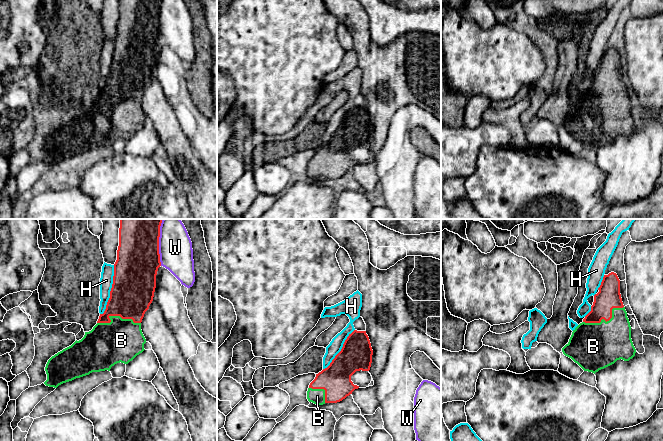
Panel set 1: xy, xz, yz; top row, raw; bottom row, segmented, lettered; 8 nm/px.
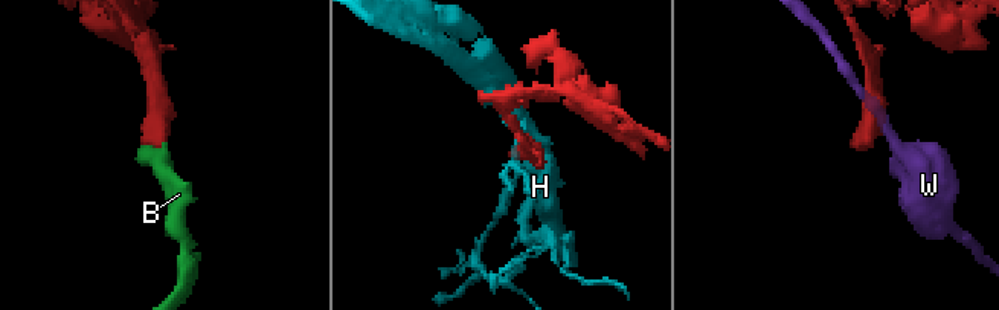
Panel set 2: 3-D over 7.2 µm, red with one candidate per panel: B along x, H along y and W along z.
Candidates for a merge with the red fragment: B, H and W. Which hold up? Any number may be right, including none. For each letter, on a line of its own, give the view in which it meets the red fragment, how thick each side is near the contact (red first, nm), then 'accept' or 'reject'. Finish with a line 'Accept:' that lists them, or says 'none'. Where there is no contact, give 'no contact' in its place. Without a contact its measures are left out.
B: xy | 340/340 nm | accept
H: xy | 340/110 nm | reject
W: xy | 340/280 nm | reject
Accept: B

